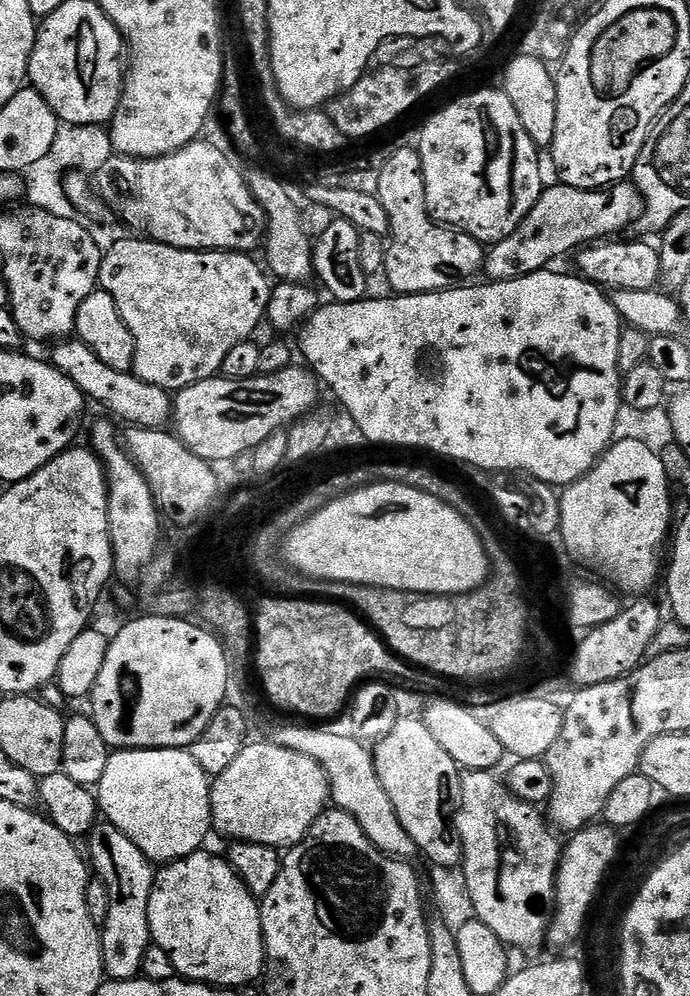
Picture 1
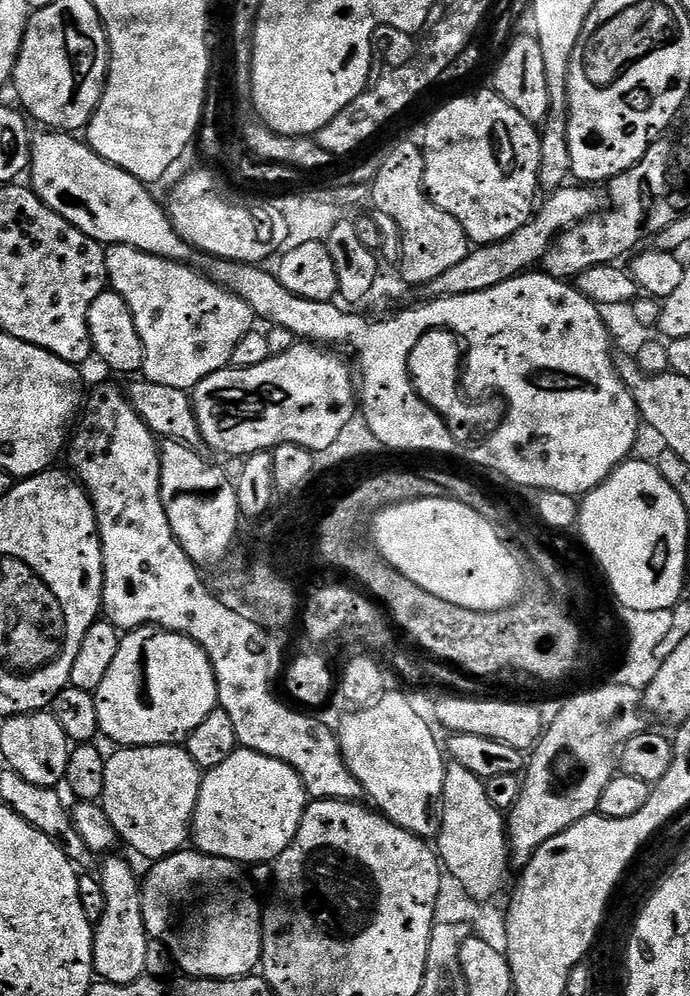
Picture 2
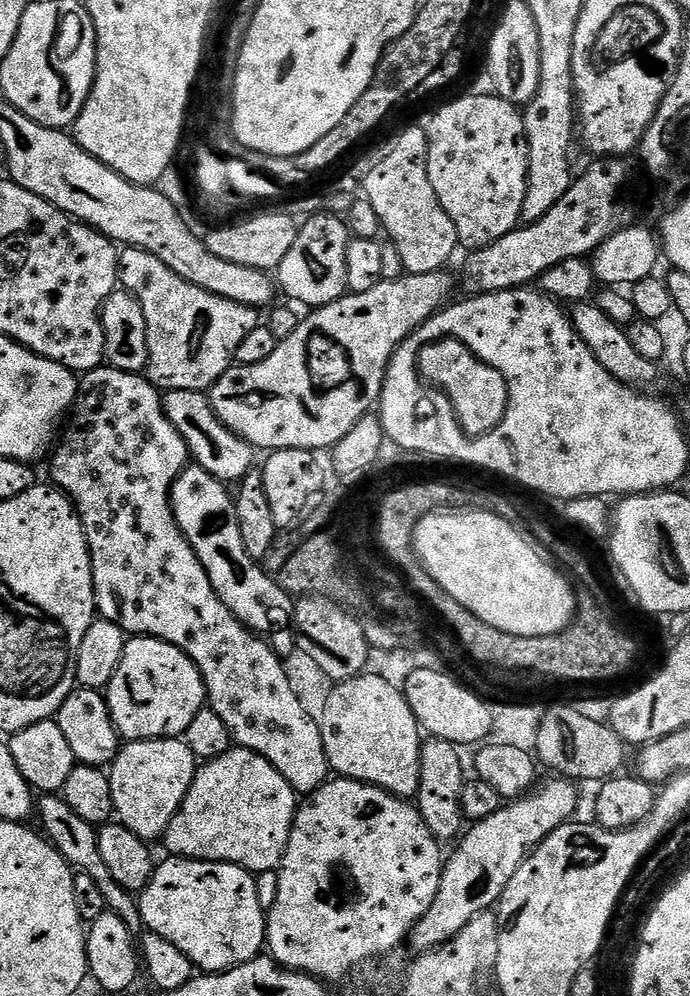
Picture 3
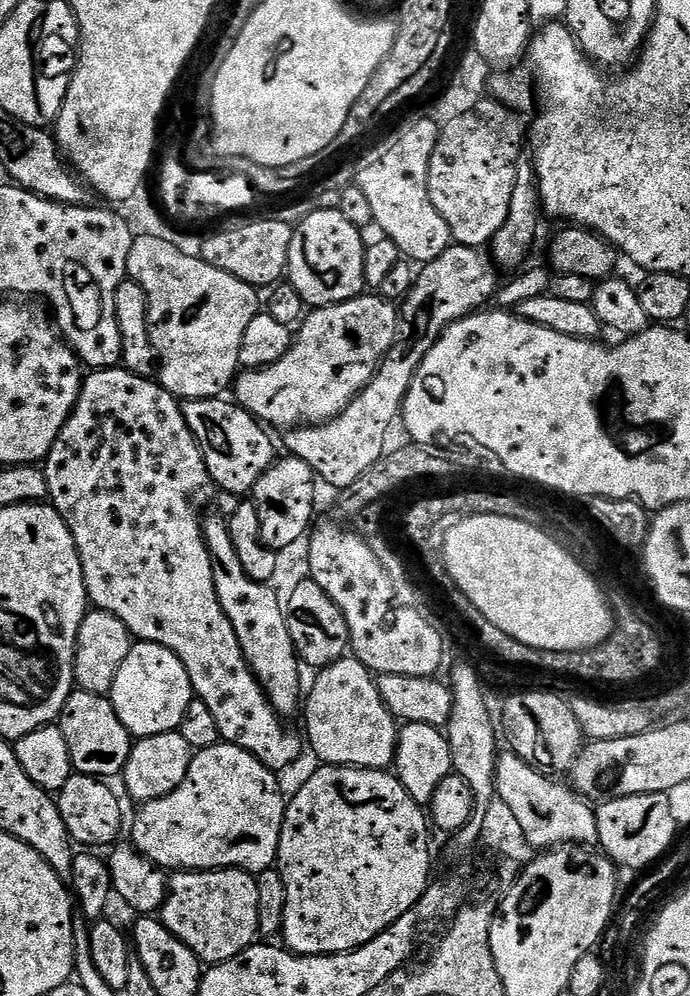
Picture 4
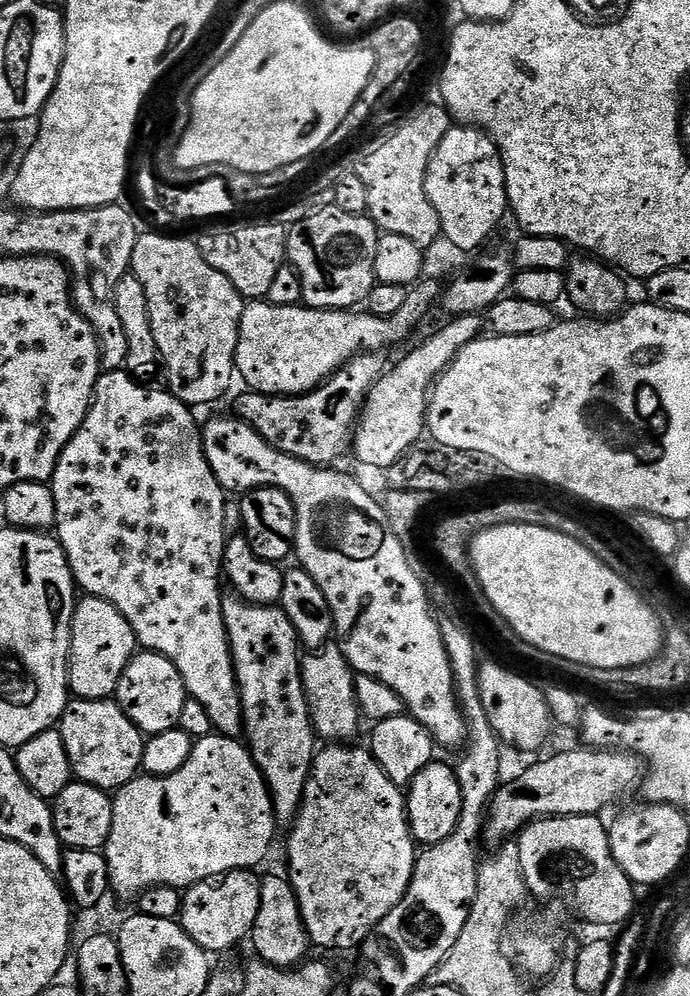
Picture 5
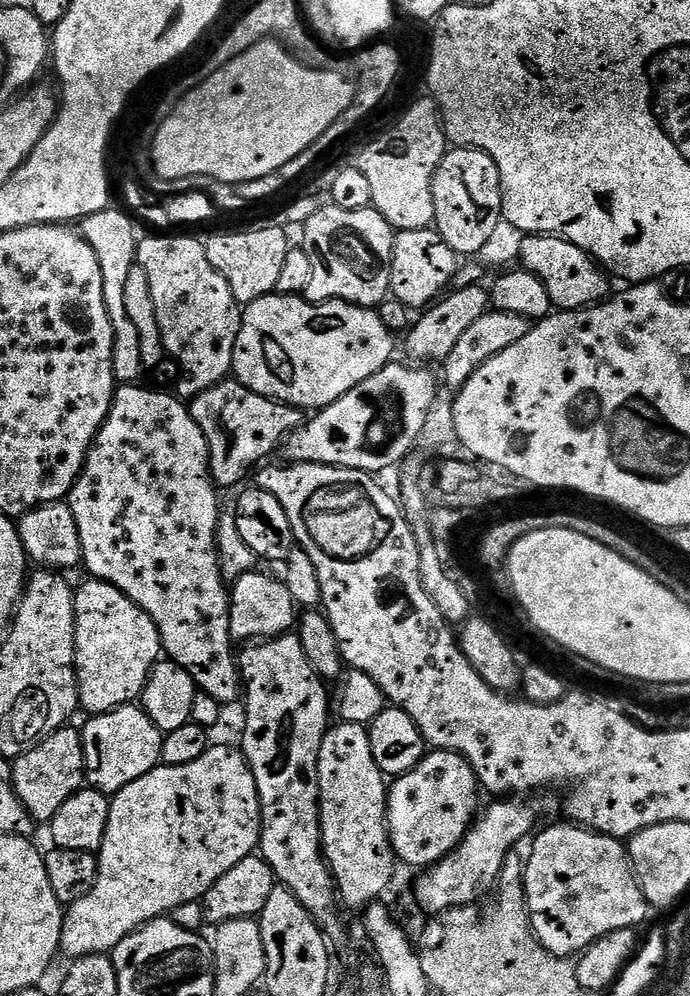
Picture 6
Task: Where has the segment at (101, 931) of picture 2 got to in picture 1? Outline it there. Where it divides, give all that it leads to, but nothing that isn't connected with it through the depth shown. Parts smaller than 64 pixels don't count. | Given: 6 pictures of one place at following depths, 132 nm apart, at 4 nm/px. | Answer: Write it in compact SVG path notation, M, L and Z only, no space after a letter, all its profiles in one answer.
M107 822L93 828L86 837L86 843L91 867L106 886L110 898L110 910L100 934L104 971L108 980L135 980L141 975L142 958L152 943L148 907L154 879L153 865L142 854L142 850L138 850L138 846L126 838L126 834Z

